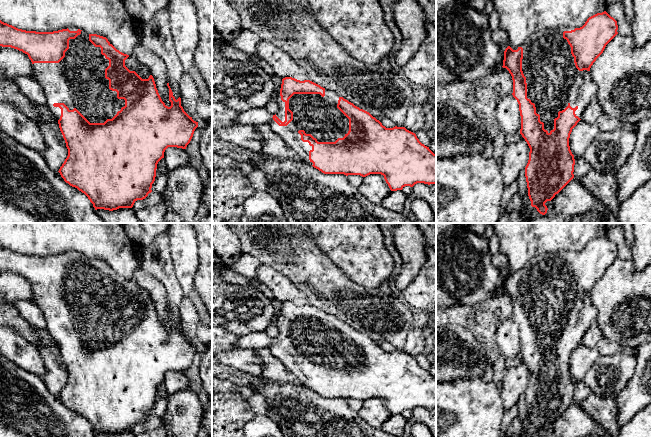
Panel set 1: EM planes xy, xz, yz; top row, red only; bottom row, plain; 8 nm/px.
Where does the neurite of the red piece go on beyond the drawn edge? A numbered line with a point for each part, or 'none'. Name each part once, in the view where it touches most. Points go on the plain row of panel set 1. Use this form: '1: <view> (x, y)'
1: xy (78, 304)

